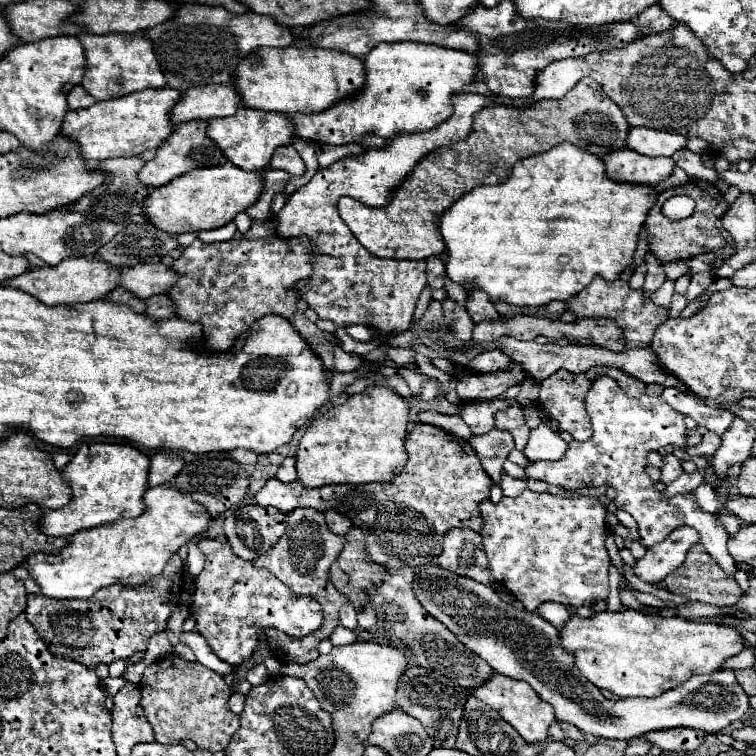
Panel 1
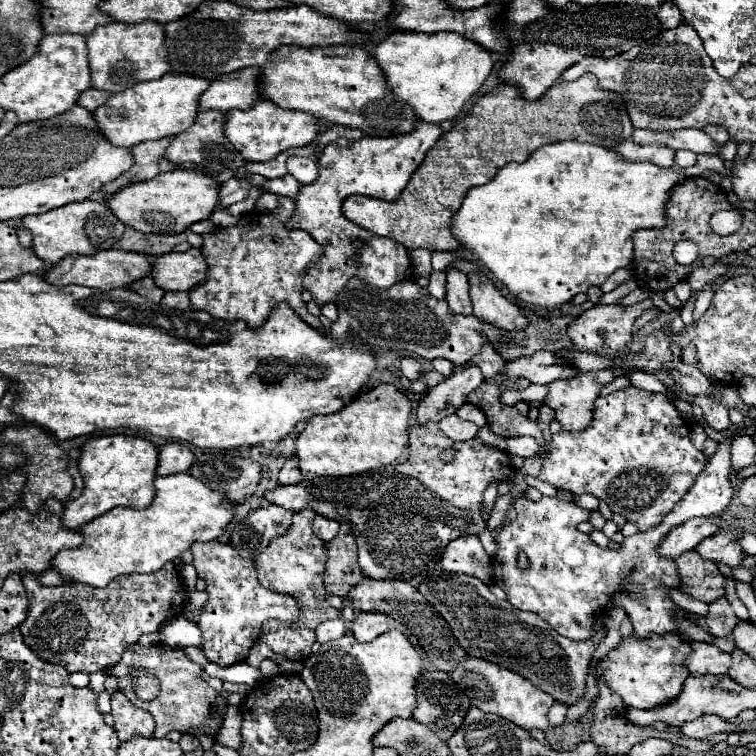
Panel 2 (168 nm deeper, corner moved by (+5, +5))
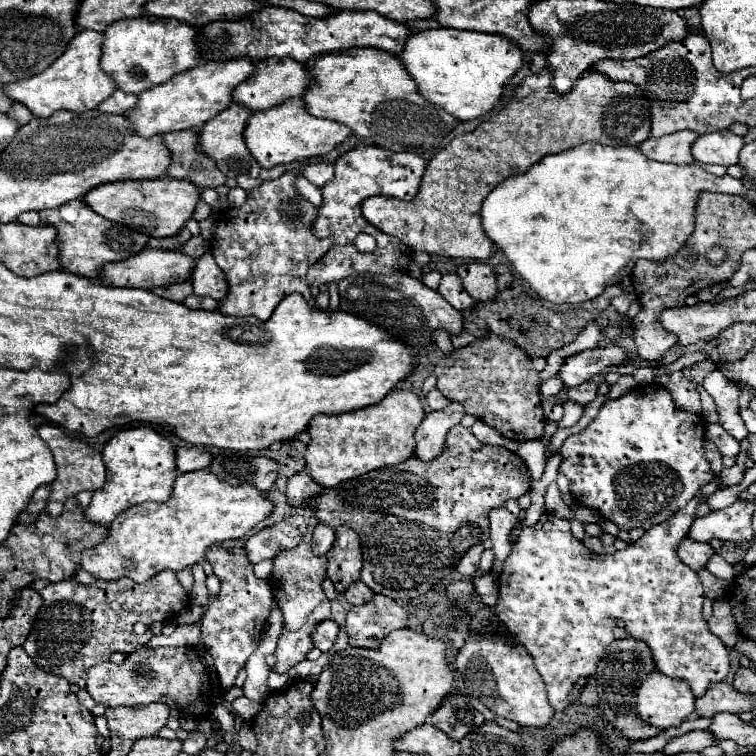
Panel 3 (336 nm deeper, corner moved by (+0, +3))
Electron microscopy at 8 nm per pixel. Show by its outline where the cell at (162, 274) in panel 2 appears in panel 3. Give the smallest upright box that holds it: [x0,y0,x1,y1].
[192,253,228,301]

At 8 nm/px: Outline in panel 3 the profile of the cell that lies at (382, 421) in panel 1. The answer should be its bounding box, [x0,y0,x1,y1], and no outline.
[306,391,426,487]

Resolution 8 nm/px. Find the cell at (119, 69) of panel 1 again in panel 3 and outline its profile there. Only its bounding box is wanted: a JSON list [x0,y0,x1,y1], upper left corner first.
[102,17,198,93]

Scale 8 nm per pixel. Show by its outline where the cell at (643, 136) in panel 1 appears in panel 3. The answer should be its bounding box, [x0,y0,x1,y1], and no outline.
[692,129,744,165]

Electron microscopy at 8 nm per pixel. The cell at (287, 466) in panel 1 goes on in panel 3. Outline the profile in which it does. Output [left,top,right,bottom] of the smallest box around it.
[286,473,322,507]

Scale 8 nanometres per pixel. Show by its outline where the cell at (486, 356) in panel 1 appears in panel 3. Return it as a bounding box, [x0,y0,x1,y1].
[416,403,466,461]

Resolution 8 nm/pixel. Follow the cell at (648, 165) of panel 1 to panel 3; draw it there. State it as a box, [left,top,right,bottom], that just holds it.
[638,131,700,165]

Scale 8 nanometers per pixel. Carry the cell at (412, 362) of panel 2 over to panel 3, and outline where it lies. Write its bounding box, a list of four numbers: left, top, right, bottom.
[436,335,546,441]

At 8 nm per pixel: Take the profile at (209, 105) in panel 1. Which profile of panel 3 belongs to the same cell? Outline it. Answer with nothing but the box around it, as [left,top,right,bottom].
[234,59,312,111]

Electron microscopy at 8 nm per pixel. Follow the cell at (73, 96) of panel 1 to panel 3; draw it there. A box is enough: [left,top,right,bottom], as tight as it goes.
[100,91,138,115]

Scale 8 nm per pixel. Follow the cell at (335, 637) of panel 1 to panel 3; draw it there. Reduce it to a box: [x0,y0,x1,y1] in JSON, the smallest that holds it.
[312,619,338,651]

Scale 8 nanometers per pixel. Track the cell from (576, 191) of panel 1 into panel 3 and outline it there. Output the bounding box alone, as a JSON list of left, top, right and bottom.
[482,143,734,303]

